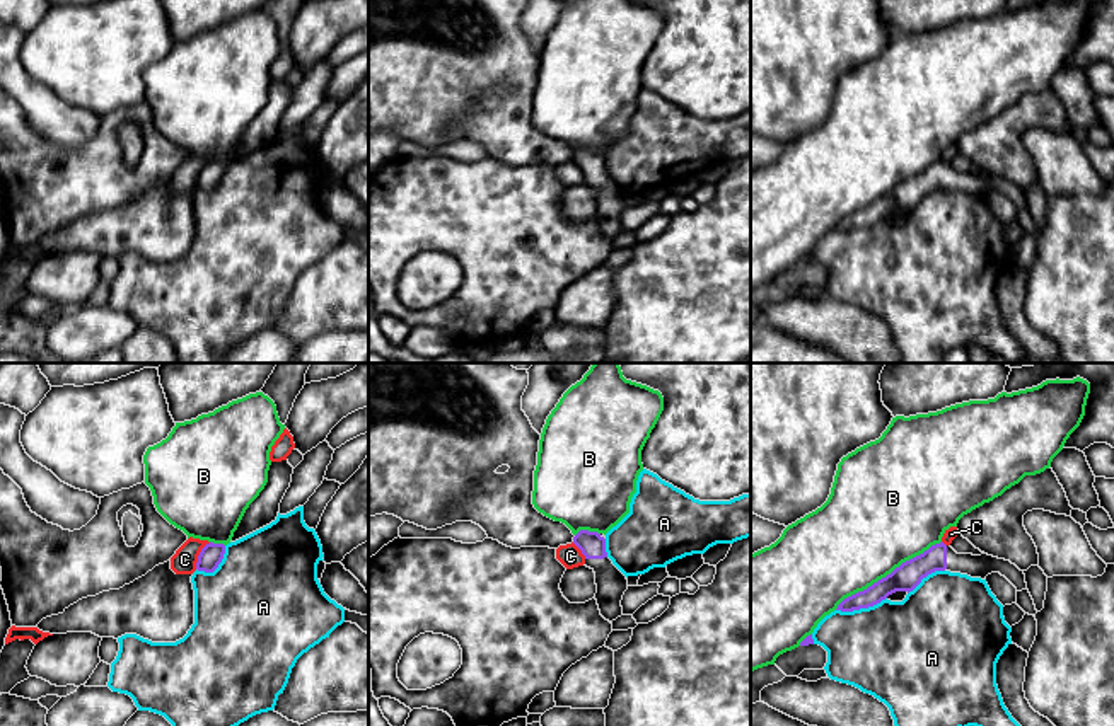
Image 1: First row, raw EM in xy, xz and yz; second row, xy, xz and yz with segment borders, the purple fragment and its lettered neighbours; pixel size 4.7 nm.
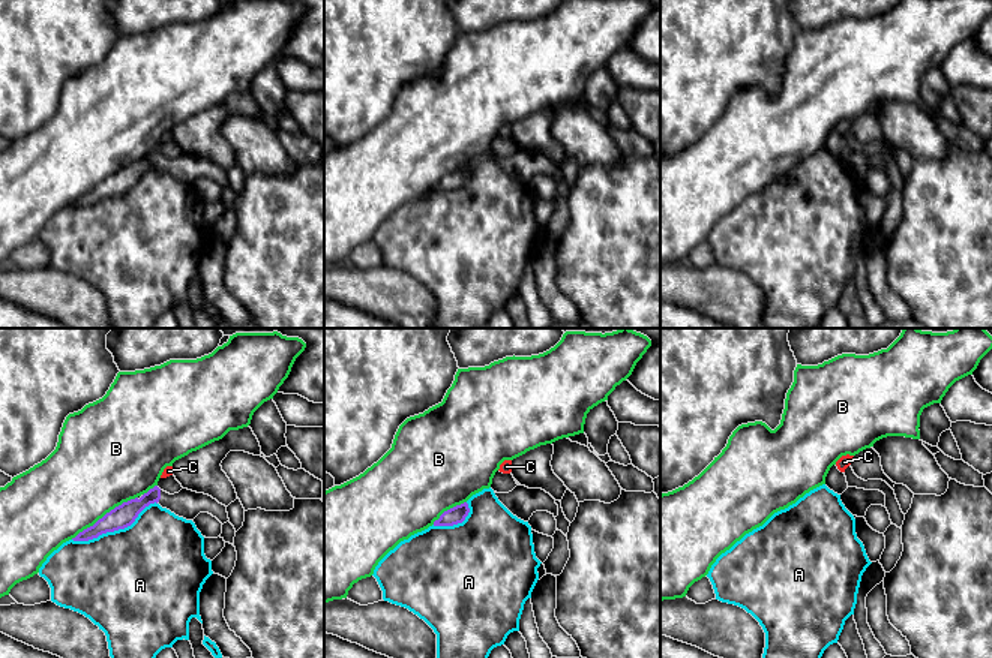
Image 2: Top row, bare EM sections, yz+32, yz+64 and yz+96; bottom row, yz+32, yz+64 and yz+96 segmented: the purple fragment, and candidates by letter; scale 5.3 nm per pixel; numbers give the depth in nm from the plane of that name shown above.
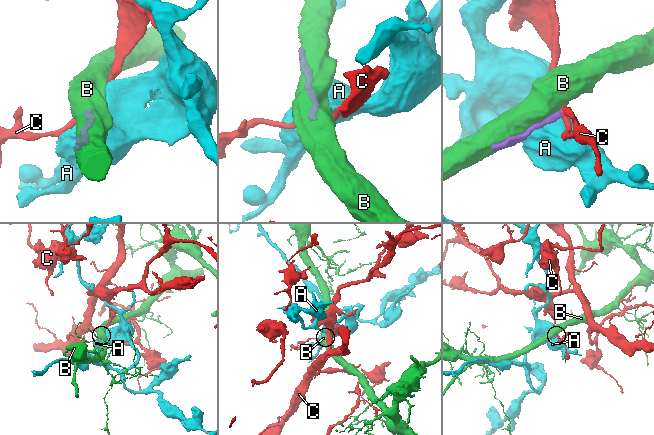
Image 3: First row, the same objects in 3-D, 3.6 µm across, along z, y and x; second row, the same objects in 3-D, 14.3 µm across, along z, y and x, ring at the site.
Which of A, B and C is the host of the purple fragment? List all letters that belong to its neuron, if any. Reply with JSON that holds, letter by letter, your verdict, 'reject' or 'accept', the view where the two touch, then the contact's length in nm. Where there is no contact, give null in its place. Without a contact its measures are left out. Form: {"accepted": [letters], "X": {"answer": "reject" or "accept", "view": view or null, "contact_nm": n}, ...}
{"accepted": [], "A": {"answer": "reject", "view": "yz", "contact_nm": 240}, "B": {"answer": "reject", "view": "yz", "contact_nm": 600}, "C": {"answer": "reject", "view": "xy", "contact_nm": 150}}

